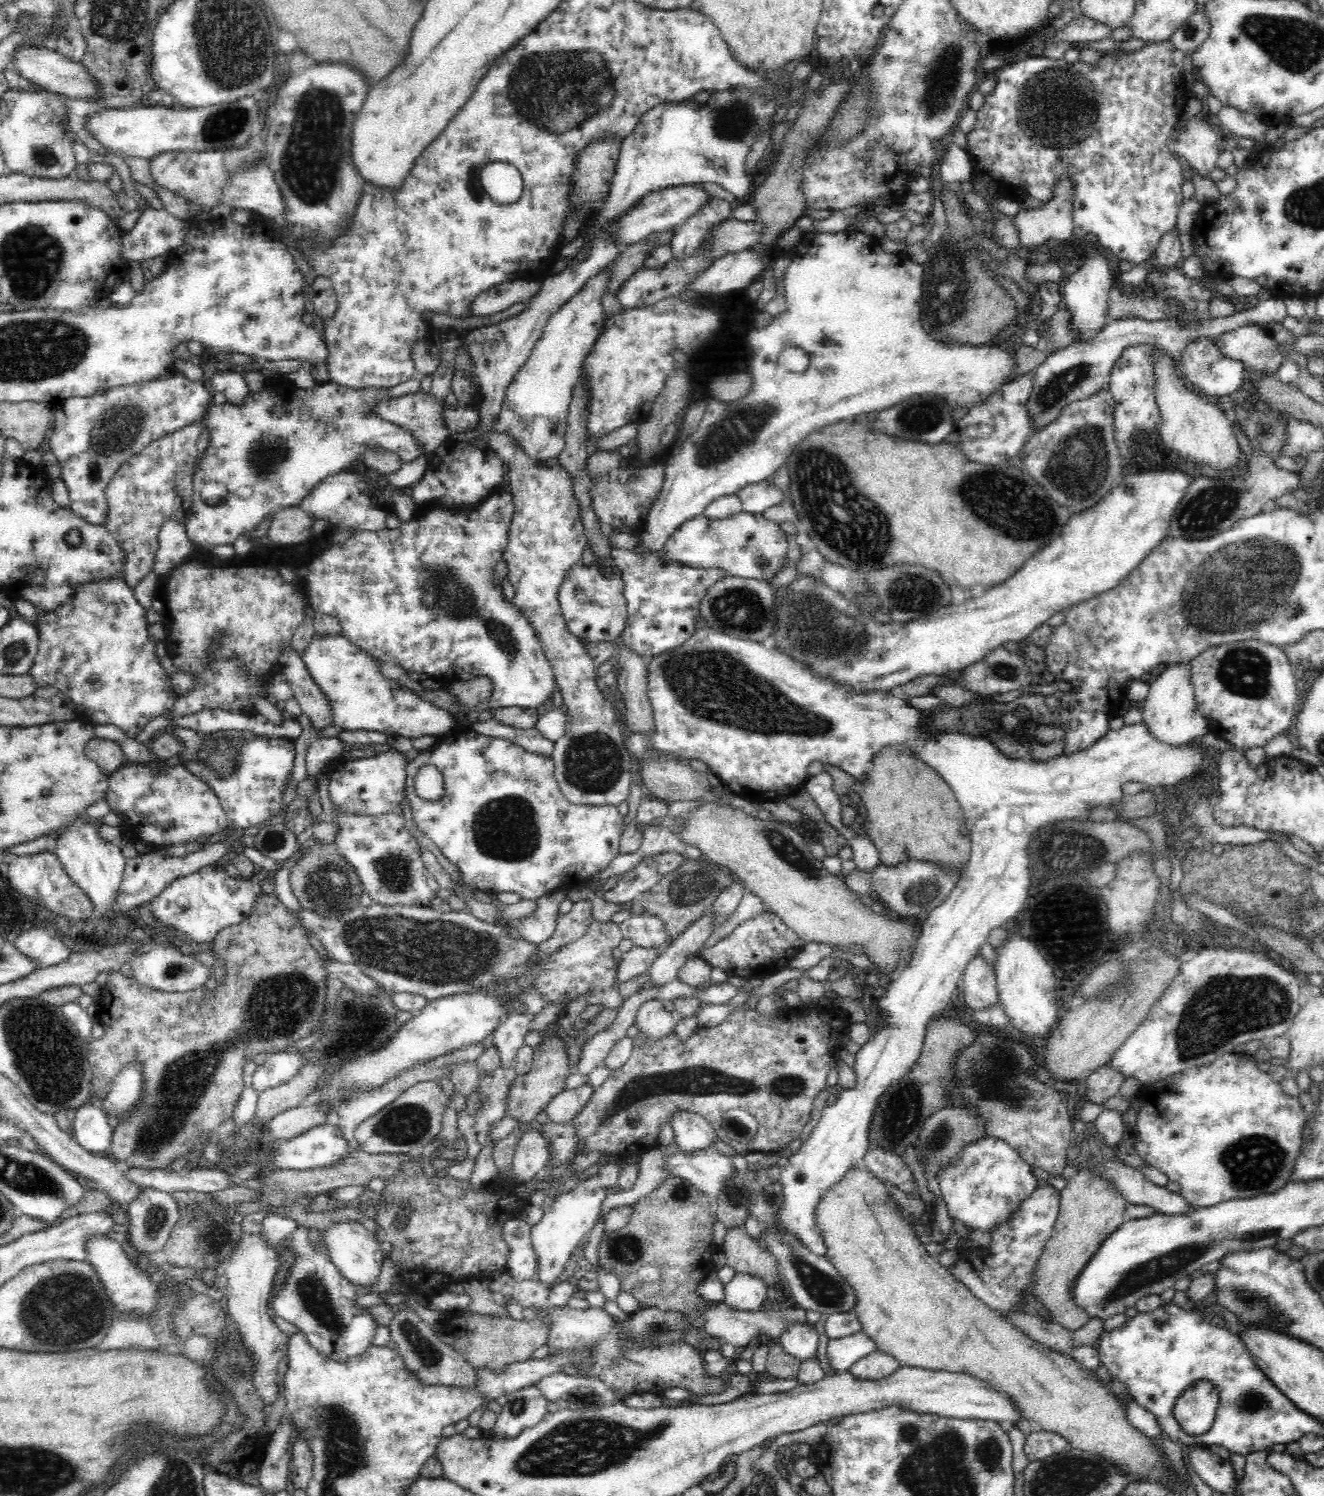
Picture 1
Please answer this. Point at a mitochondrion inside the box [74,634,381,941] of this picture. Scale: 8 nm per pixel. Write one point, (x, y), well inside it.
(325, 887)

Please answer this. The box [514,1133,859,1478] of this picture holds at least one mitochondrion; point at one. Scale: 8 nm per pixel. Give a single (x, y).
(827, 1291)

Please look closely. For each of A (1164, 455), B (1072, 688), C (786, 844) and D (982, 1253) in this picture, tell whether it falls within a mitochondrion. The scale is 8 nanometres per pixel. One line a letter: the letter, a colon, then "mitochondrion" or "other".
A: other
B: other
C: mitochondrion
D: other

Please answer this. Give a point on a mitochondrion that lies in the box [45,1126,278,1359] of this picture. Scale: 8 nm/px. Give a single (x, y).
(216, 1235)

